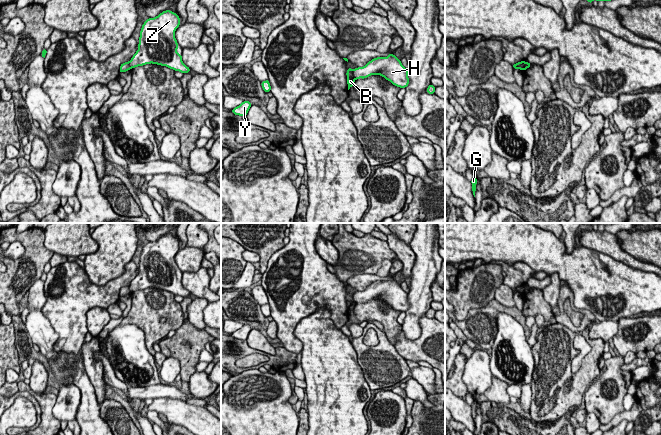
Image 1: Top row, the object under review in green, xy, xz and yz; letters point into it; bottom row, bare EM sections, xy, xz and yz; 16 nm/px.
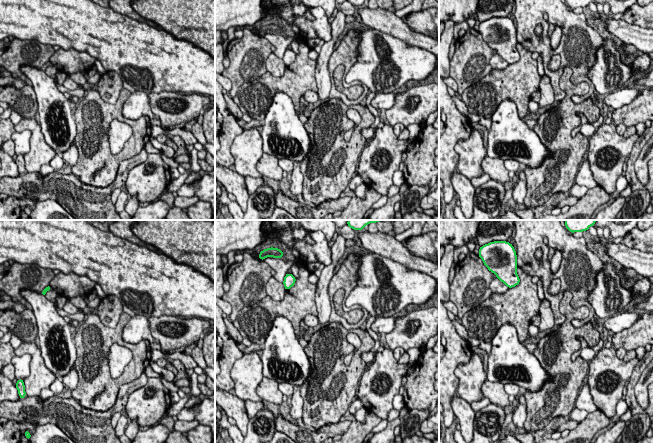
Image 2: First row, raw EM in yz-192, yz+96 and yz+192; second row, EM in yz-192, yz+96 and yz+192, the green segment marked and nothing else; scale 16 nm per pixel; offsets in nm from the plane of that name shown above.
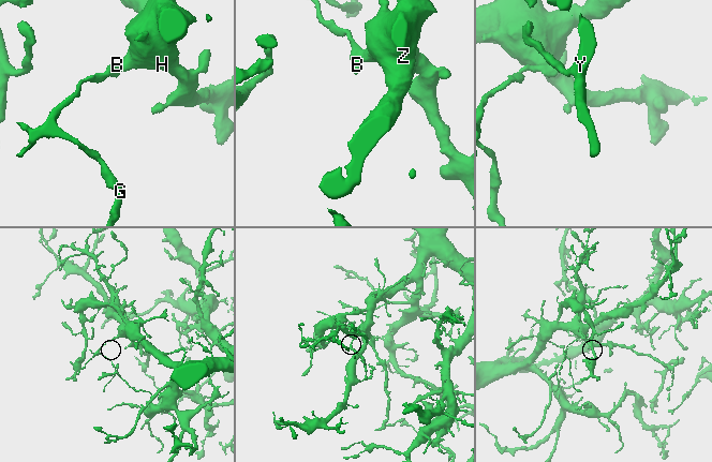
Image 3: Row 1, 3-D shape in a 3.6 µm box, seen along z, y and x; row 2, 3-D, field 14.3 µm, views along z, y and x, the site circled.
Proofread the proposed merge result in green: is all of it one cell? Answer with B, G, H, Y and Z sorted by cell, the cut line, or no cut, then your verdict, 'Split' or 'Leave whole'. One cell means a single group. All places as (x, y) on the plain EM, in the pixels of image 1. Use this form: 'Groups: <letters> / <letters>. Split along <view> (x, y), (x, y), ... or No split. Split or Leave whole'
Groups: B G / H Y Z. Split along xz (351, 296), (355, 303). Split

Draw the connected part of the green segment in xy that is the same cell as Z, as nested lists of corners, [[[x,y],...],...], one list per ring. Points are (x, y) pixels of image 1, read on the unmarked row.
[[[171,234],[148,242],[140,255],[138,274],[129,285],[130,292],[153,287],[183,298],[190,297],[190,292],[182,285],[182,279],[177,277],[179,269],[175,255],[179,250],[180,241]]]

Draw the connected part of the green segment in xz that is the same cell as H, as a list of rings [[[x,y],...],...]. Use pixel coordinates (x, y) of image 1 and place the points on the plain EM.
[[[388,278],[387,281],[376,281],[365,290],[355,292],[352,296],[355,303],[365,303],[377,298],[390,305],[396,311],[406,312],[410,307],[408,293],[402,289],[401,284],[394,278]]]

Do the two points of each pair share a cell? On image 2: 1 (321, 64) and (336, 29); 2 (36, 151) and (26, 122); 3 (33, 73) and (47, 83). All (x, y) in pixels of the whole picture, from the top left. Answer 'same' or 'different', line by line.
1: same
2: same
3: same

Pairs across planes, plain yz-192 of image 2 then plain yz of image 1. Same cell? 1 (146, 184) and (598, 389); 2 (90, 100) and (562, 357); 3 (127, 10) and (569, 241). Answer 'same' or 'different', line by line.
1: same
2: same
3: different

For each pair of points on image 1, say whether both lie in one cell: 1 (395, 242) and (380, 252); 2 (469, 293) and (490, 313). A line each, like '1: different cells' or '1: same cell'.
1: different cells
2: different cells

